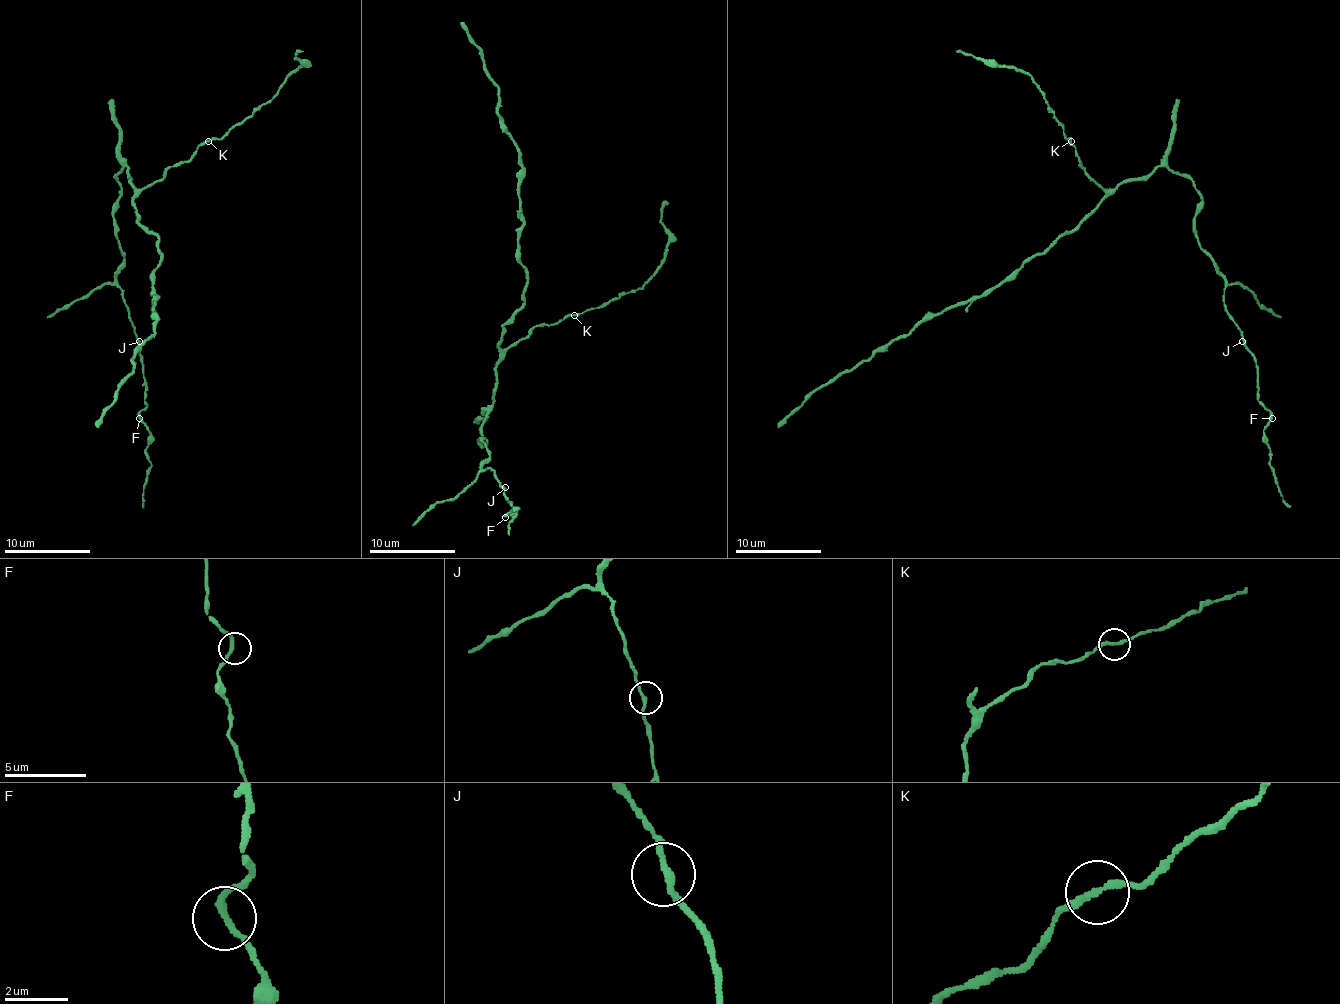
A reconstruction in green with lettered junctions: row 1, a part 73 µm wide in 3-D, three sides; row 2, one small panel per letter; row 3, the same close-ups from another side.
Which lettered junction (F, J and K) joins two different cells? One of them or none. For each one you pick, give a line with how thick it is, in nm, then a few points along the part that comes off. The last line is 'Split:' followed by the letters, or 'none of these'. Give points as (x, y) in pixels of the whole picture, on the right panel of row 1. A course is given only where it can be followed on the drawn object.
Split: none of these

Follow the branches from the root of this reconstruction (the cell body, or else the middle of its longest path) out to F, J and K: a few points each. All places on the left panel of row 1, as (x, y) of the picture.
F: (131, 181), (127, 166), (116, 176), (114, 234), (124, 258), (116, 279), (144, 369), (139, 418)
J: (131, 181), (127, 166), (116, 176), (120, 194), (114, 211), (114, 234), (124, 258), (116, 279), (139, 341)
K: (131, 181), (137, 189), (148, 187), (172, 166), (186, 161), (208, 140)

